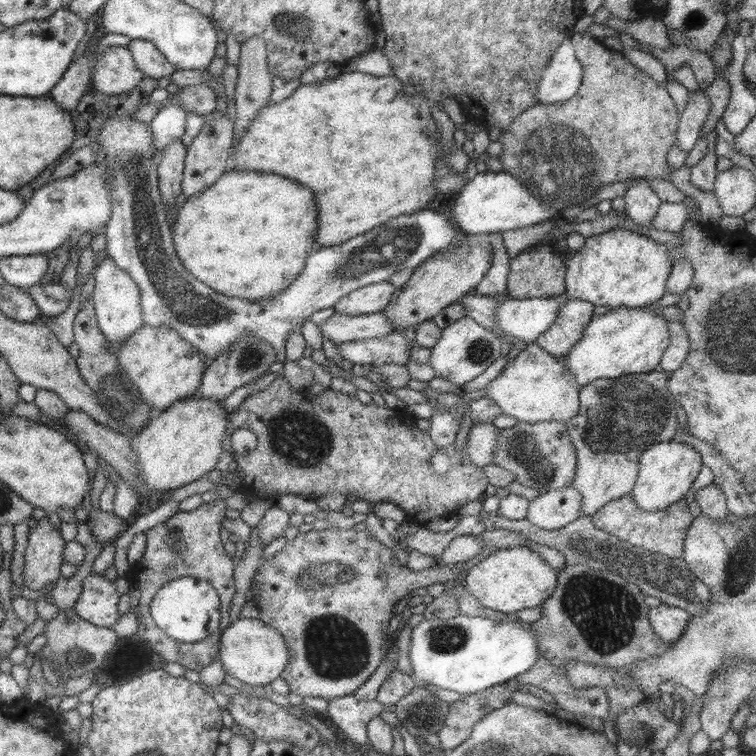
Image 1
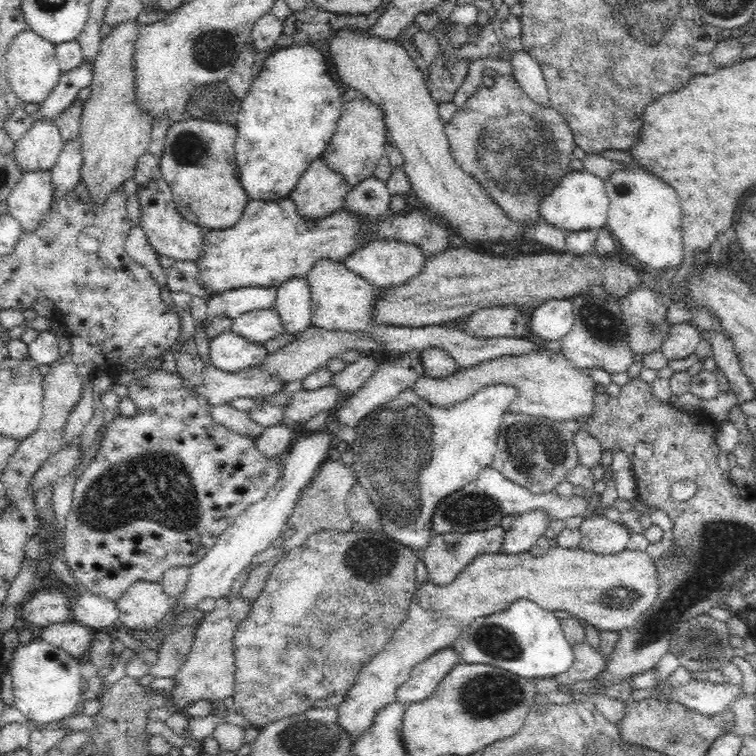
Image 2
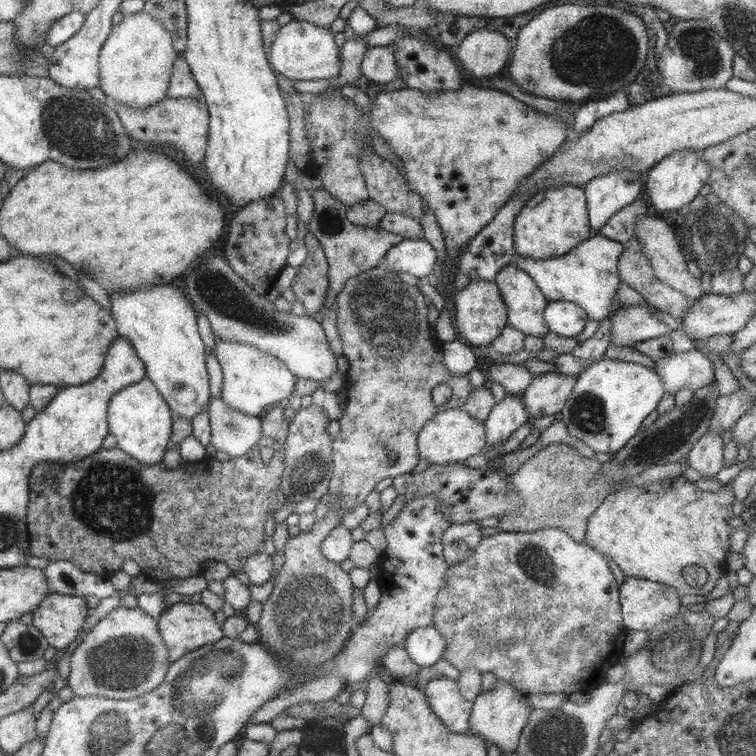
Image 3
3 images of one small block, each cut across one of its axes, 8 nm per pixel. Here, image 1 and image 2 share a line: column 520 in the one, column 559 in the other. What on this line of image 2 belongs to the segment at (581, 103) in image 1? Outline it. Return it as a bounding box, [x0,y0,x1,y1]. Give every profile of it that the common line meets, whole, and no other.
[444,72,578,226]

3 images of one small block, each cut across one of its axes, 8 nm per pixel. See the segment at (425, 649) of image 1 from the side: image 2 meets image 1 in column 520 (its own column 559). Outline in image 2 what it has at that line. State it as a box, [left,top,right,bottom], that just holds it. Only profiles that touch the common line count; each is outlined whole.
[451,598,574,679]

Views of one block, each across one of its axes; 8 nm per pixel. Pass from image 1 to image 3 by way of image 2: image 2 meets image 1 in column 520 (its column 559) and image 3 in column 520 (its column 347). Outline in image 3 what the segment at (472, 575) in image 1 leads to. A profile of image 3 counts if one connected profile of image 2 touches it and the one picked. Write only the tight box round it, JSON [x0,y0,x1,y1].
[468,680,533,754]

